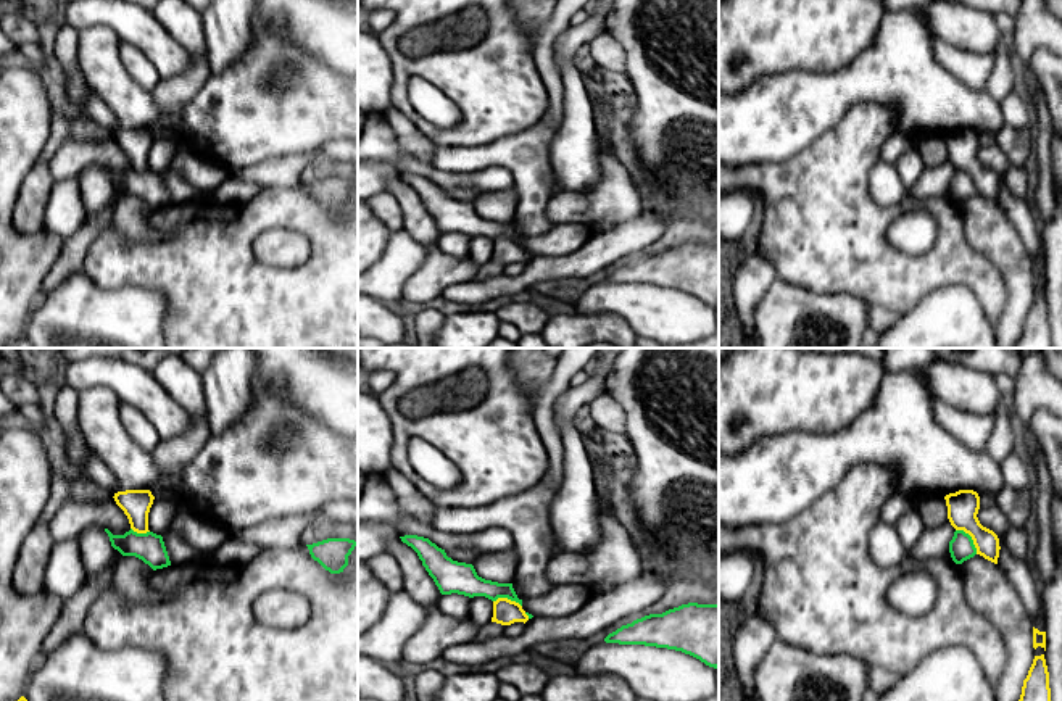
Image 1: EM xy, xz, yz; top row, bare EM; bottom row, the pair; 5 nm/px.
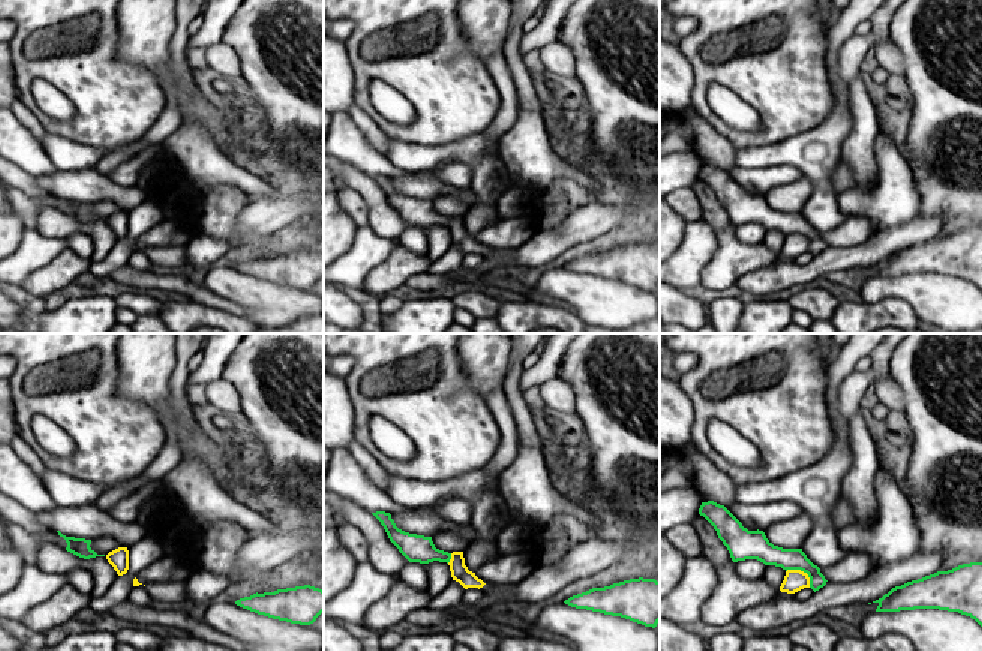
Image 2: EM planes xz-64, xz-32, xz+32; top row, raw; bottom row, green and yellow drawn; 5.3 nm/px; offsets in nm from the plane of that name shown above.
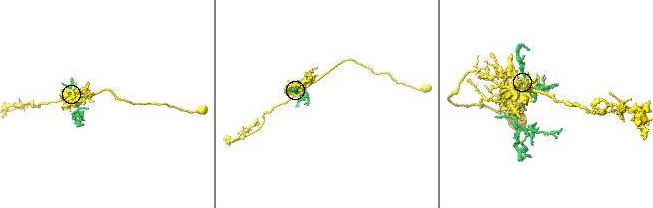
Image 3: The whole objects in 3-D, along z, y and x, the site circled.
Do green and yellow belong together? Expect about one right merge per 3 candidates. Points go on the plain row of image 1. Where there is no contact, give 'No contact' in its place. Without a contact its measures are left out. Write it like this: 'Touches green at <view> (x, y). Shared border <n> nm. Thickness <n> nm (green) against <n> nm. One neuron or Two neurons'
Touches green at yz (970, 178). Shared border 170 nm. Thickness 120 nm (green) against 160 nm. Two neurons

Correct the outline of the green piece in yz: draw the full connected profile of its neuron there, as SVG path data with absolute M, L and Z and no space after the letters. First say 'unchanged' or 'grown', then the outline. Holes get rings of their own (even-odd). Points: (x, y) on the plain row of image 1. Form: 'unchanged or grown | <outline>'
unchanged | M956 169L952 179L949 180L949 192L956 203L962 203L977 193L977 187L969 172Z

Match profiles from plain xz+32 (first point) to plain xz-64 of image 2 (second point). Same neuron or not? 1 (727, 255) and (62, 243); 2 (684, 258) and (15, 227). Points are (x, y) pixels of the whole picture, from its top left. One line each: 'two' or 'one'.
1: two
2: two

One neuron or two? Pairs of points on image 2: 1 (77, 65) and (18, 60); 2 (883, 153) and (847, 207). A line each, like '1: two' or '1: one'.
1: one
2: one

